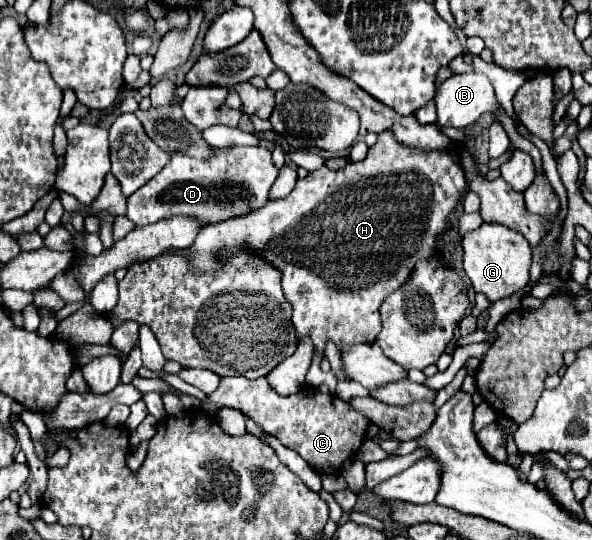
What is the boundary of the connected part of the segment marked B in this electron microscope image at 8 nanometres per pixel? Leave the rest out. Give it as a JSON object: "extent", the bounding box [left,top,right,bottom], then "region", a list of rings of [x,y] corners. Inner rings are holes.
{"extent":[435,73,499,127],"region":[[[463,73],[463,75],[453,75],[445,79],[435,93],[435,107],[437,107],[437,125],[439,127],[469,127],[473,125],[485,111],[495,111],[499,105],[493,87],[485,75],[477,73]]]}

